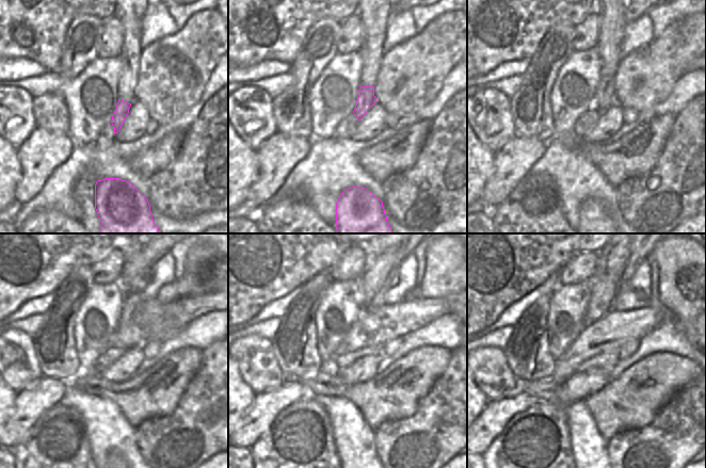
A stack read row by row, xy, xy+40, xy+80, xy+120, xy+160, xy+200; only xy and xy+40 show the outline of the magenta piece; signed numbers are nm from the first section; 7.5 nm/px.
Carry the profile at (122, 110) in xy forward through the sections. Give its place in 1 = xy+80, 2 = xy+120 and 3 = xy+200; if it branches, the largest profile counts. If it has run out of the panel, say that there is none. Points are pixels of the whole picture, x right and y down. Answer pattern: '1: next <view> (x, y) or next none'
1: next xy+80 (605, 97)
2: next xy+120 (132, 303)
3: next xy+200 (637, 255)

